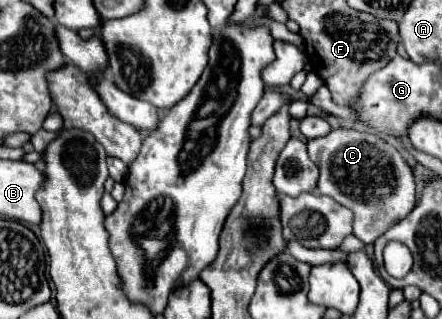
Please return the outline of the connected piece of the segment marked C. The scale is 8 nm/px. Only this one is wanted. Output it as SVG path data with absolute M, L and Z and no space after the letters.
M334 129L330 135L306 143L310 159L318 165L318 193L332 197L354 215L354 235L362 243L374 243L392 225L400 223L416 205L412 169L400 153L380 137L354 129Z

